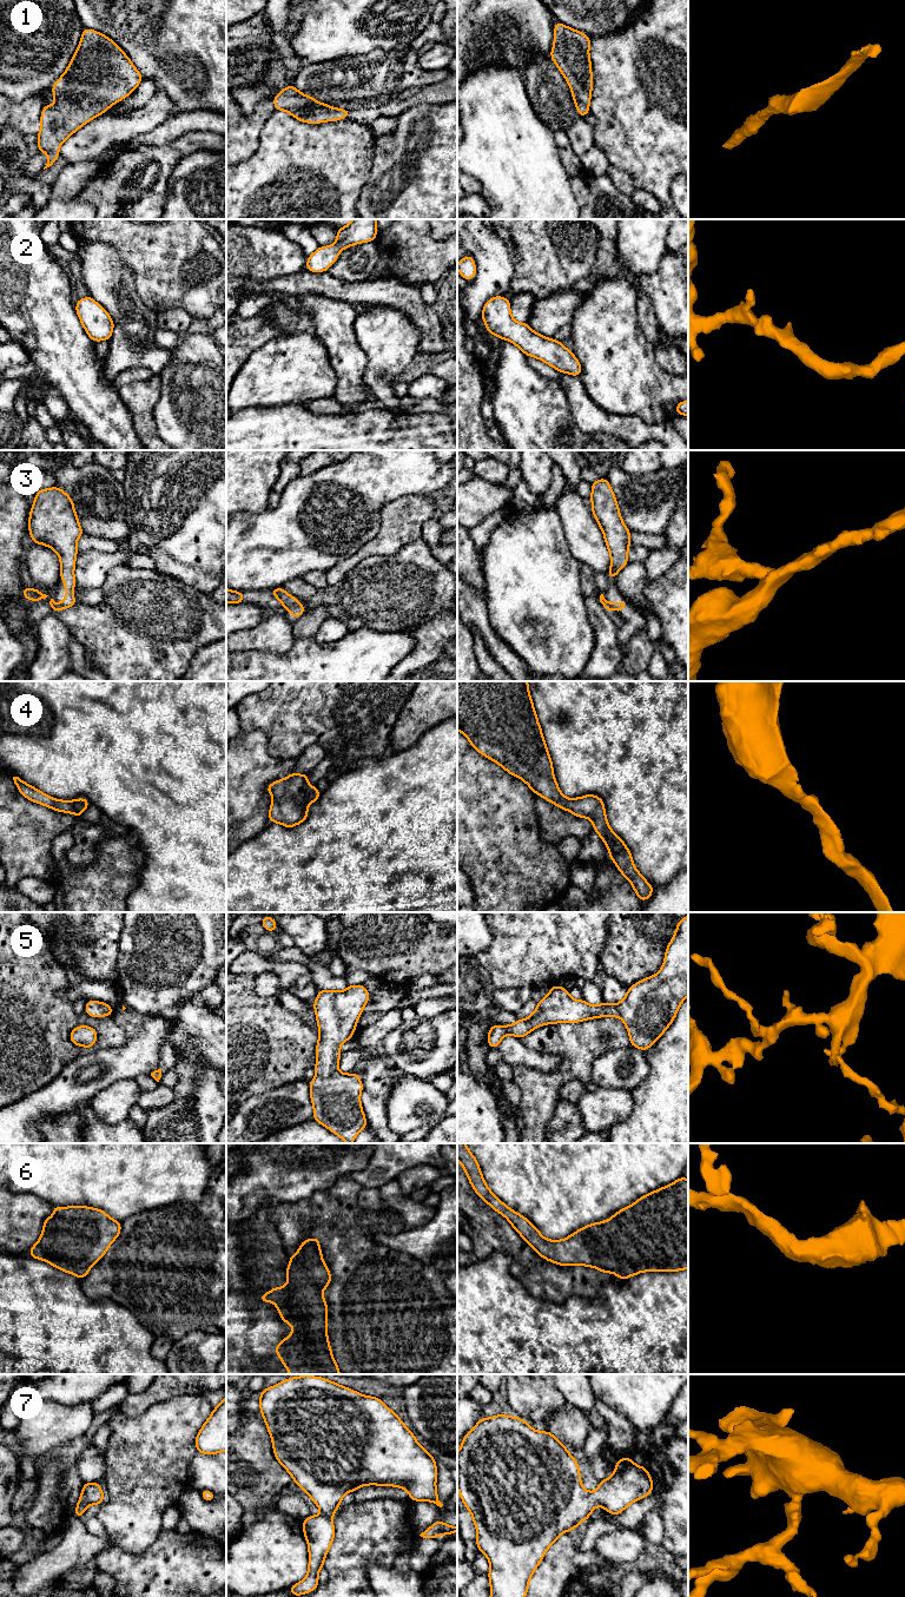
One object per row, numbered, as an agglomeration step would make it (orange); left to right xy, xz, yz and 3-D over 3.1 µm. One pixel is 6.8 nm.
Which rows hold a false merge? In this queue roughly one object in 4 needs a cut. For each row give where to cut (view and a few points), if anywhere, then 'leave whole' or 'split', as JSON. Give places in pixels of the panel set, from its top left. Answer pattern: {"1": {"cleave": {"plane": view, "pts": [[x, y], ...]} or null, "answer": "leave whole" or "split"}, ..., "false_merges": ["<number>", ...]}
{"1": {"cleave": null, "answer": "leave whole"}, "2": {"cleave": null, "answer": "leave whole"}, "3": {"cleave": null, "answer": "leave whole"}, "4": {"cleave": null, "answer": "leave whole"}, "5": {"cleave": null, "answer": "leave whole"}, "6": {"cleave": null, "answer": "leave whole"}, "7": {"cleave": null, "answer": "leave whole"}, "false_merges": []}

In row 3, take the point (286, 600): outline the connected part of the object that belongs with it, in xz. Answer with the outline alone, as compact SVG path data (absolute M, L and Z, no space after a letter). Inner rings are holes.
M283 587L271 589L270 592L280 601L282 606L291 613L292 618L298 619L305 612L304 605L295 596L288 594Z

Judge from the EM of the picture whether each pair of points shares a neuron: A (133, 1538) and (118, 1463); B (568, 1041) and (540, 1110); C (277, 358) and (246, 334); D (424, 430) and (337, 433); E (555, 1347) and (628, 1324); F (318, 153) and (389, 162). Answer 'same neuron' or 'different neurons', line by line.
A: same neuron
B: same neuron
C: different neurons
D: same neuron
E: same neuron
F: different neurons

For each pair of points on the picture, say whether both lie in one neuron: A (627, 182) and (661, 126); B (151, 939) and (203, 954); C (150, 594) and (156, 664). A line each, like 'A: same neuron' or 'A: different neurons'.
A: different neurons
B: same neuron
C: same neuron

